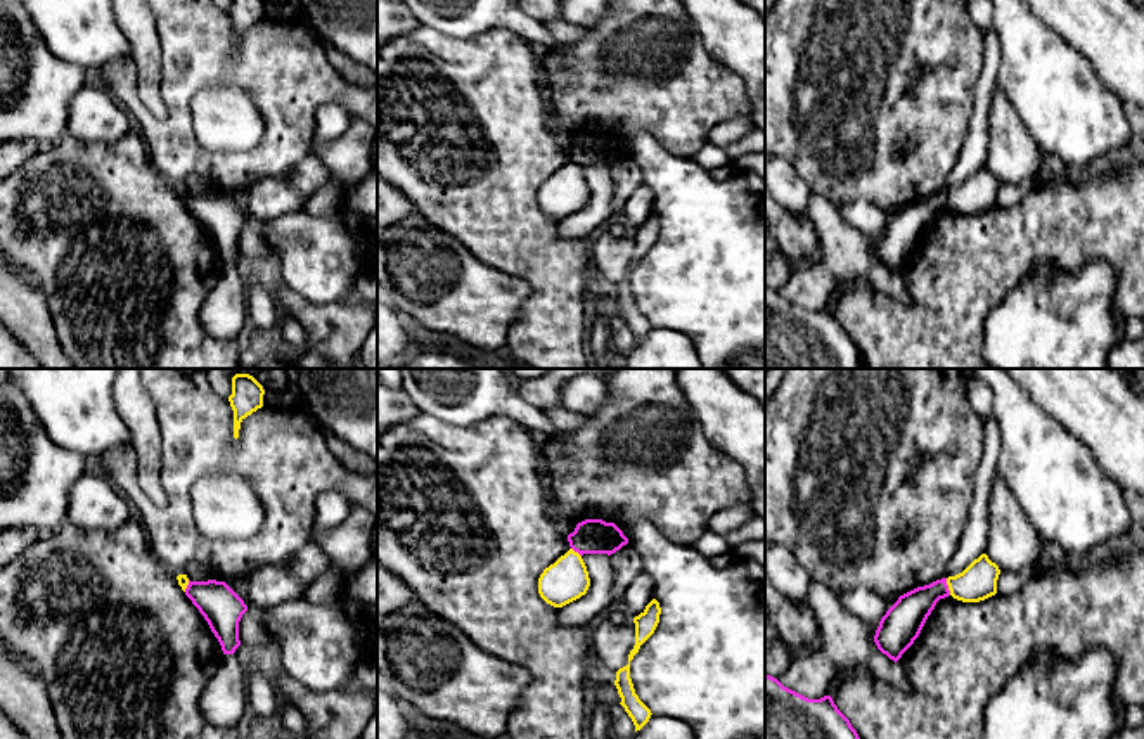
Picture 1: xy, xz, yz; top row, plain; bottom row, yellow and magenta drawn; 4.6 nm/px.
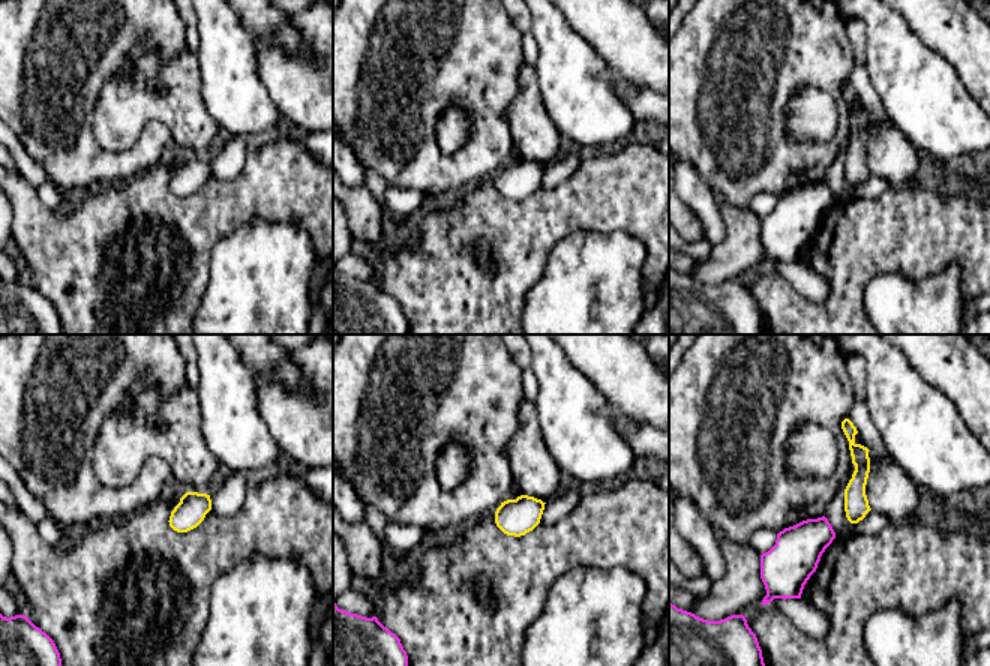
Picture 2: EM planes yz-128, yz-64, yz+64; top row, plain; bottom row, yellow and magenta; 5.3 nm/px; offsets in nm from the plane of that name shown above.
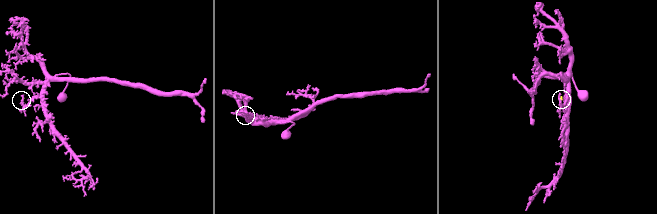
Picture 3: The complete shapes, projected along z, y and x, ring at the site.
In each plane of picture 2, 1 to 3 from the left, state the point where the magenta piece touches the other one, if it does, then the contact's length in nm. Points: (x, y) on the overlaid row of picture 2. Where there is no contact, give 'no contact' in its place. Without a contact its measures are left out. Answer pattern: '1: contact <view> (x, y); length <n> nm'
1: no contact
2: no contact
3: no contact

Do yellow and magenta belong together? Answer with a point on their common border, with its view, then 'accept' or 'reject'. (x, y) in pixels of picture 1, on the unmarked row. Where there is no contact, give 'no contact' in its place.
contact yz (949, 199); reject

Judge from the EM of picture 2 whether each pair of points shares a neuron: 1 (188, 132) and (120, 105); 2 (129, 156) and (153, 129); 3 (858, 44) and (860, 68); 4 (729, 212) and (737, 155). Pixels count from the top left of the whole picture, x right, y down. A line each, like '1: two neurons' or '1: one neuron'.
1: one neuron
2: one neuron
3: one neuron
4: two neurons

